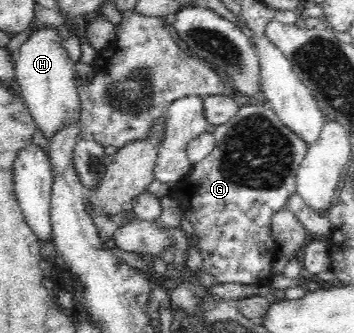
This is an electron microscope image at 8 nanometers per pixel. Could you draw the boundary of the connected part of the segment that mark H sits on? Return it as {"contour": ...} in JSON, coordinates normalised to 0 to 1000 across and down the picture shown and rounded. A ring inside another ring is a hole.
{"contour":[[[110,90],[65,129],[45,186],[45,243],[59,258],[68,303],[93,345],[102,384],[133,414],[178,363],[226,348],[223,279],[212,246],[212,195],[164,135],[167,90]]]}

